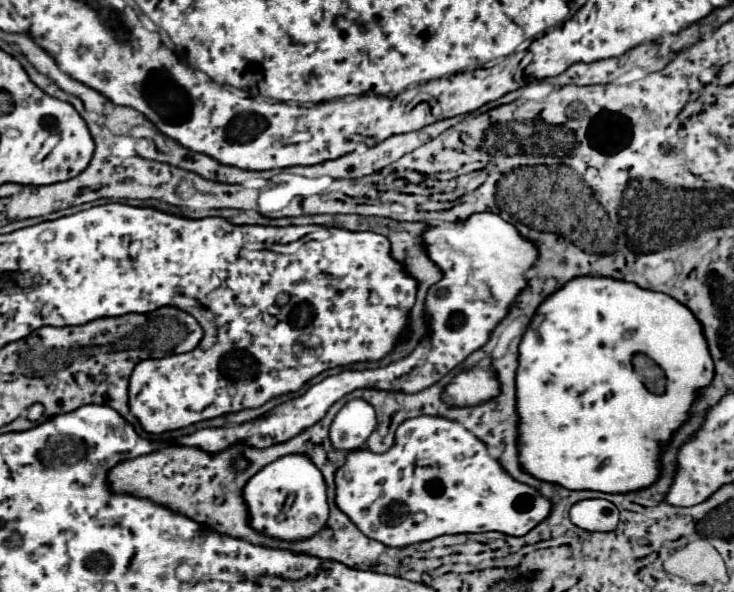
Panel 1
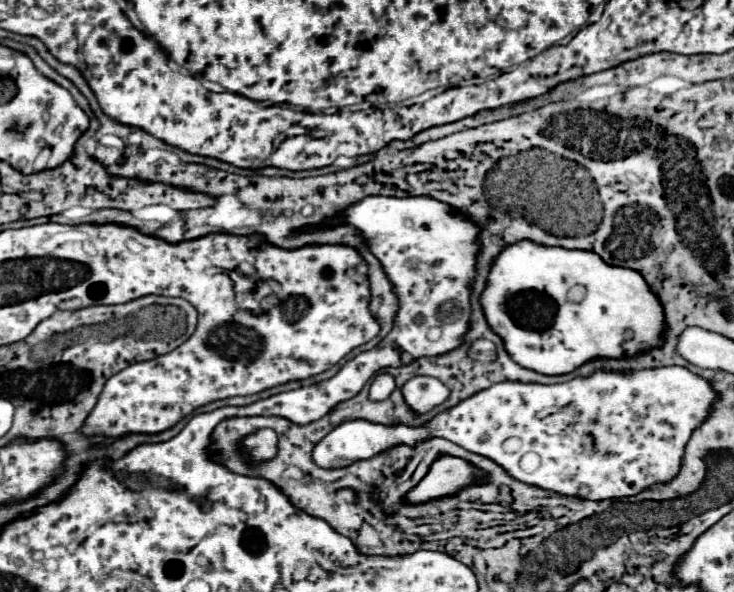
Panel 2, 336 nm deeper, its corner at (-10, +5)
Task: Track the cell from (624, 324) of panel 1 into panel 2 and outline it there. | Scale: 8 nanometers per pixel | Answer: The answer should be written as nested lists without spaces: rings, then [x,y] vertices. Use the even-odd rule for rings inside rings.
[[[529,240],[501,250],[493,262],[481,304],[489,326],[503,338],[511,358],[523,368],[547,376],[571,374],[593,358],[631,358],[635,352],[643,352],[643,348],[659,348],[659,336],[663,336],[663,304],[659,304],[659,296],[655,296],[639,272],[609,266],[595,252],[545,248]],[[577,286],[585,288],[581,296],[575,292]]]

